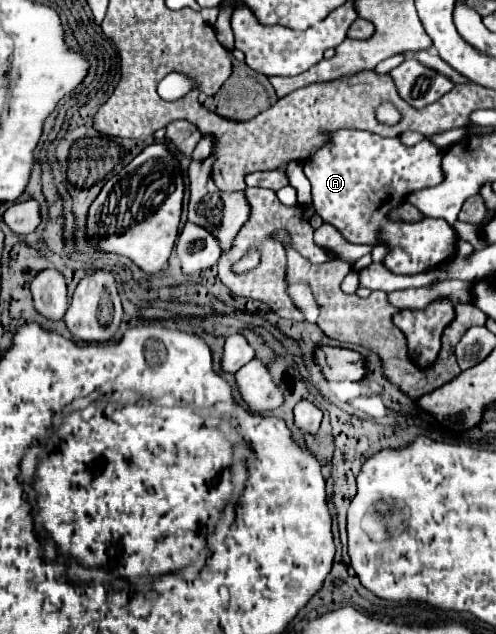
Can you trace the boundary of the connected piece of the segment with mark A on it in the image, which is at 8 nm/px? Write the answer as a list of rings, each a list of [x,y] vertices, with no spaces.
[[[353,129],[335,131],[331,137],[331,145],[325,145],[323,149],[319,149],[305,163],[305,175],[313,185],[313,209],[325,223],[331,223],[333,227],[337,227],[343,233],[343,237],[351,243],[391,245],[391,253],[383,261],[389,271],[397,275],[415,275],[419,271],[425,271],[431,265],[439,265],[455,257],[457,237],[455,237],[453,227],[443,219],[429,219],[429,217],[417,223],[389,221],[387,211],[401,205],[407,193],[415,189],[423,189],[423,187],[439,185],[443,181],[443,169],[441,169],[443,155],[445,155],[445,149],[437,147],[429,139],[423,139],[417,145],[407,147],[399,141],[399,137],[385,139],[371,131],[353,131]]]

